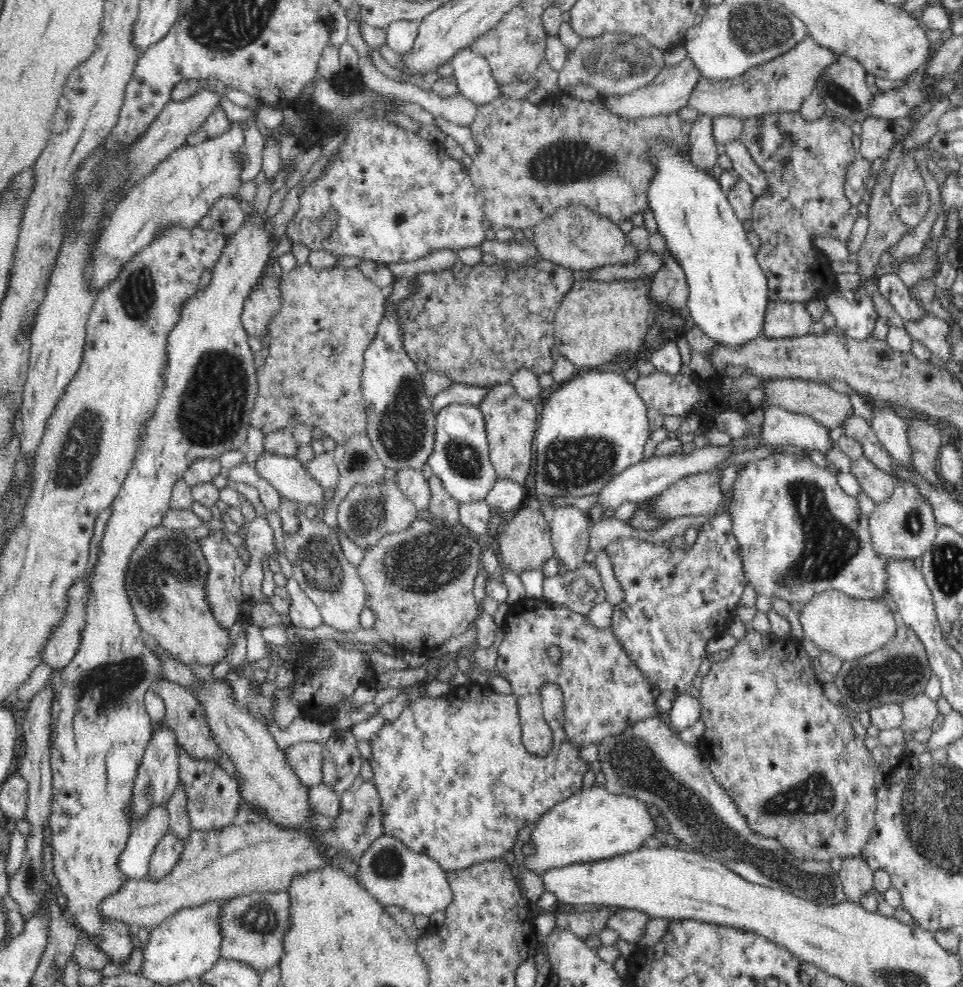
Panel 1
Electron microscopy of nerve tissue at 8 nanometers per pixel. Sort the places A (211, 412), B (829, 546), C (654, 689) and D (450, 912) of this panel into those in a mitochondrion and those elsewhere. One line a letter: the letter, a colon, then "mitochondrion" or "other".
A: mitochondrion
B: mitochondrion
C: other
D: other

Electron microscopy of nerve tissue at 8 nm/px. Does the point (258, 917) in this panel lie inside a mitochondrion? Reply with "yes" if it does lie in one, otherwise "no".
yes

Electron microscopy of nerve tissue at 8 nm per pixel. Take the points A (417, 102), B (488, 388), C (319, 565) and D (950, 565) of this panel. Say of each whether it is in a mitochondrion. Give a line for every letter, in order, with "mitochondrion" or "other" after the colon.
A: other
B: other
C: mitochondrion
D: mitochondrion

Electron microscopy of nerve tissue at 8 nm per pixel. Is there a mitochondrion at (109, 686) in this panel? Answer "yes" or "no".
yes

